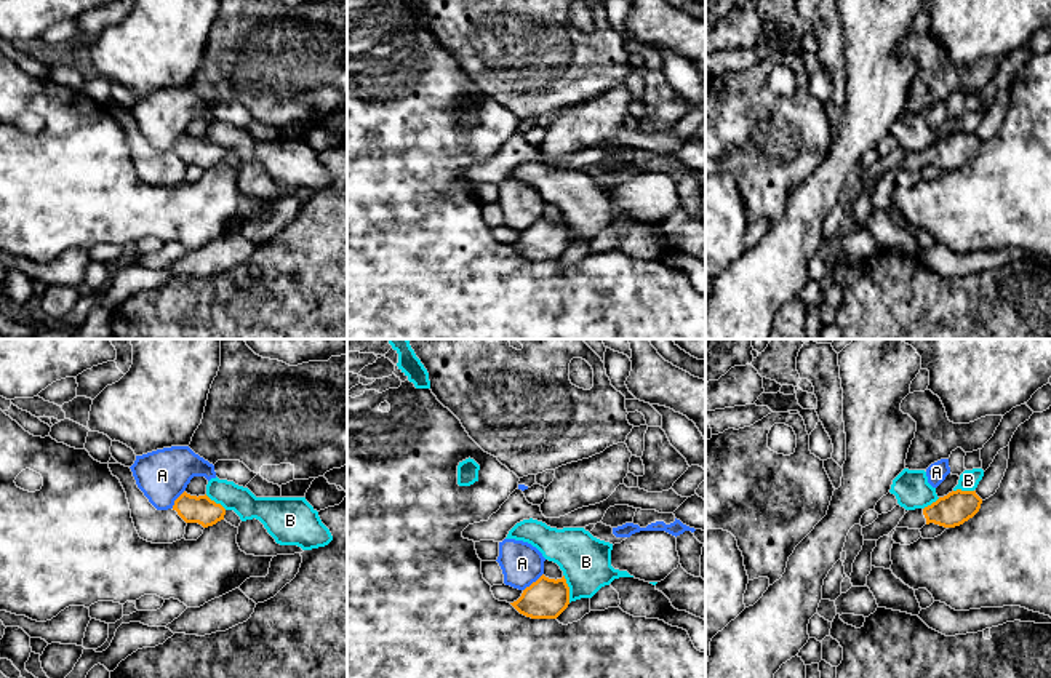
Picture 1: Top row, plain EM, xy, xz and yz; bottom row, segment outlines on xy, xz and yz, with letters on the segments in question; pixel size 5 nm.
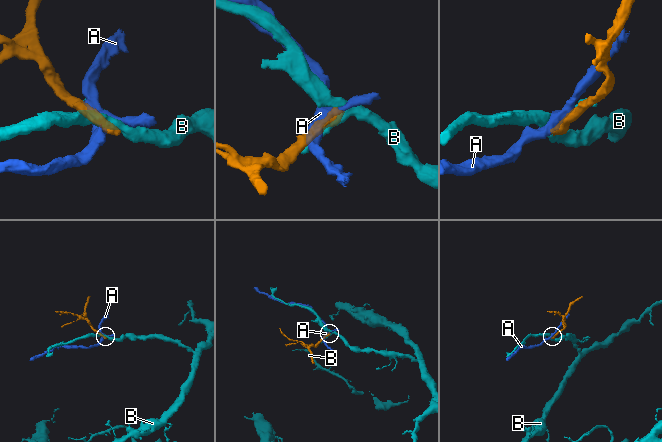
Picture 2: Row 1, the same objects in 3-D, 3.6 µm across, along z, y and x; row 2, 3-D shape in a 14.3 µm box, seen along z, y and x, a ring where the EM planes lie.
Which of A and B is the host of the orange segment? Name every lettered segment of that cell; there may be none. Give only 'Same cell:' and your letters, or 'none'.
Same cell: none

